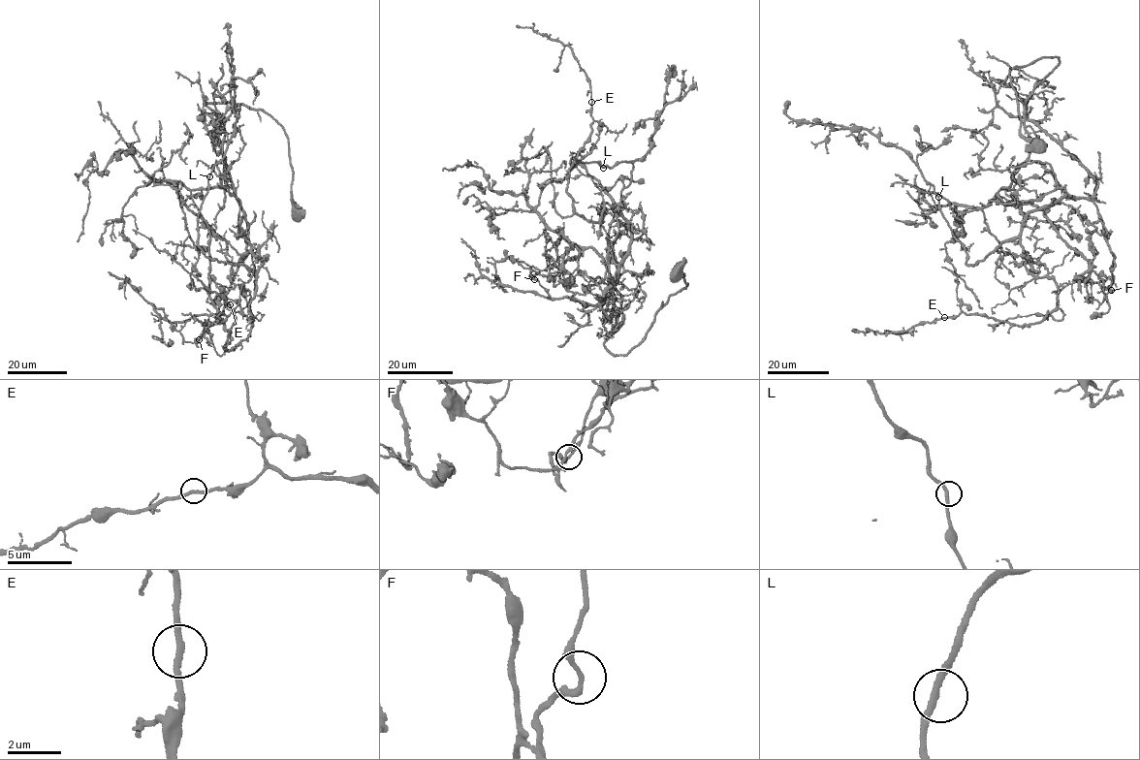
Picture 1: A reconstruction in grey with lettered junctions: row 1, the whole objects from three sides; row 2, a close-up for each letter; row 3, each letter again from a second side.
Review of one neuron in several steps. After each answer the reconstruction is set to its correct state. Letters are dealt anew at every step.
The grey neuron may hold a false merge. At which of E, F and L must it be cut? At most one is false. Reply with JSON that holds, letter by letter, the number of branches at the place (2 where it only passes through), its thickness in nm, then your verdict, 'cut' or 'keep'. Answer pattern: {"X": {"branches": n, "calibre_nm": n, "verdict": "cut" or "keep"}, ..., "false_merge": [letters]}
{"E": {"branches": 2, "calibre_nm": 240, "verdict": "keep"}, "F": {"branches": 2, "calibre_nm": 240, "verdict": "cut"}, "L": {"branches": 2, "calibre_nm": 240, "verdict": "keep"}, "false_merge": ["F"]}

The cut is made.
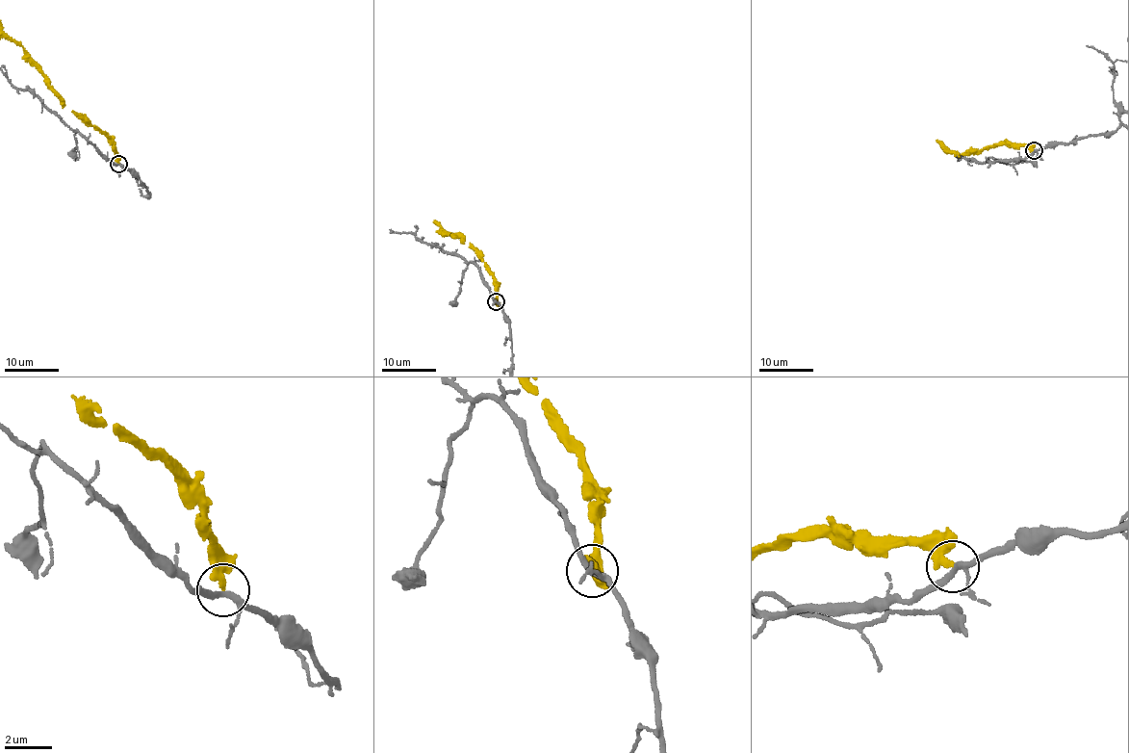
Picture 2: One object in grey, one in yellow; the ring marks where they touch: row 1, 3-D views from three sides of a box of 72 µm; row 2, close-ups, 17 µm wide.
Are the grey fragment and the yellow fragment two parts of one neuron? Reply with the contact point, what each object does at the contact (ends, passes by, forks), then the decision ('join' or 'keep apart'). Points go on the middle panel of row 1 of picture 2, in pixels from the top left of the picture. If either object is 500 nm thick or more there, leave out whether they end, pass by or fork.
place (496, 301); grey forks; yellow ends; keep apart

